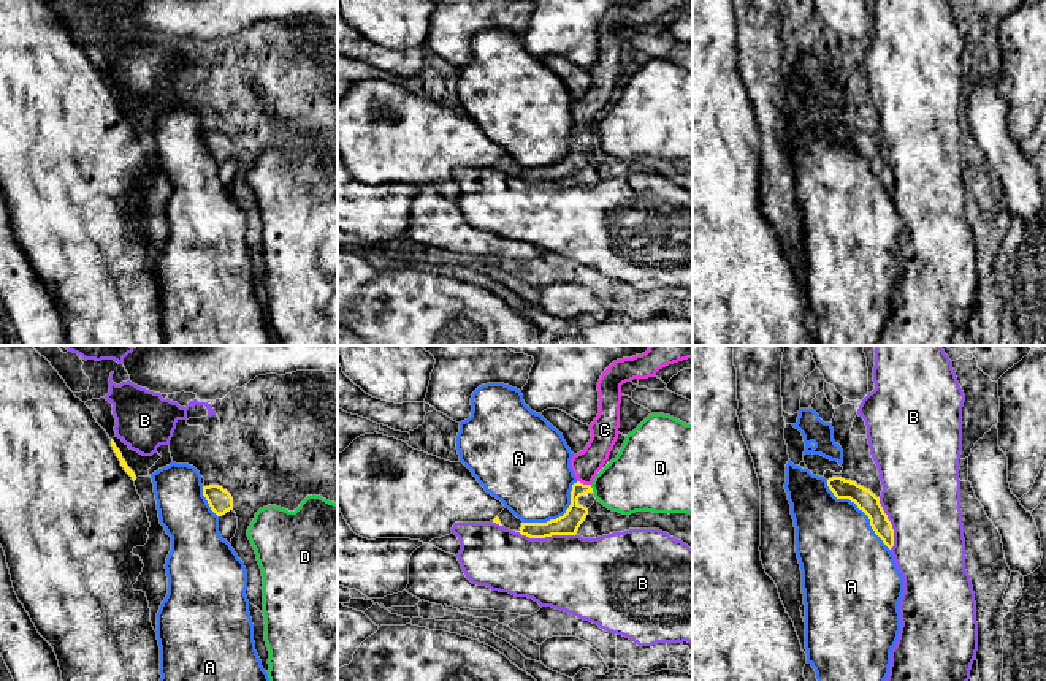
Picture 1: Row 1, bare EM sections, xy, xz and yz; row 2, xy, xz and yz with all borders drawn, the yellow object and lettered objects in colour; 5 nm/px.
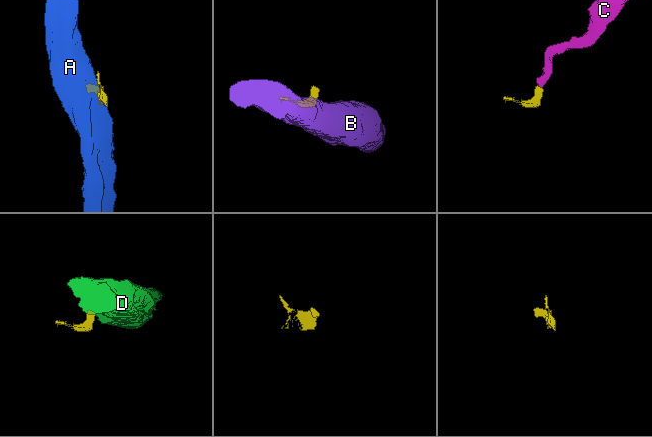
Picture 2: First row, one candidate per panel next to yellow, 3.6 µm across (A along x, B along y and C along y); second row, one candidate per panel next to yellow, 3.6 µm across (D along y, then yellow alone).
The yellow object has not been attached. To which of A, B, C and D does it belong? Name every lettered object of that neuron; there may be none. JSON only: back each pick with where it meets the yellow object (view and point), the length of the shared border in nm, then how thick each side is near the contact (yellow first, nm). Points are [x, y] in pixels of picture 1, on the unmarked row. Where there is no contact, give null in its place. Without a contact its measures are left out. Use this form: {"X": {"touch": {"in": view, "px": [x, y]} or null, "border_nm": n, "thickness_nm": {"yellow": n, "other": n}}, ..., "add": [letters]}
{"C": {"touch": {"in": "xz", "px": [582, 129]}, "border_nm": 80, "thickness_nm": {"yellow": 110, "other": 140}}, "add": ["C"]}

